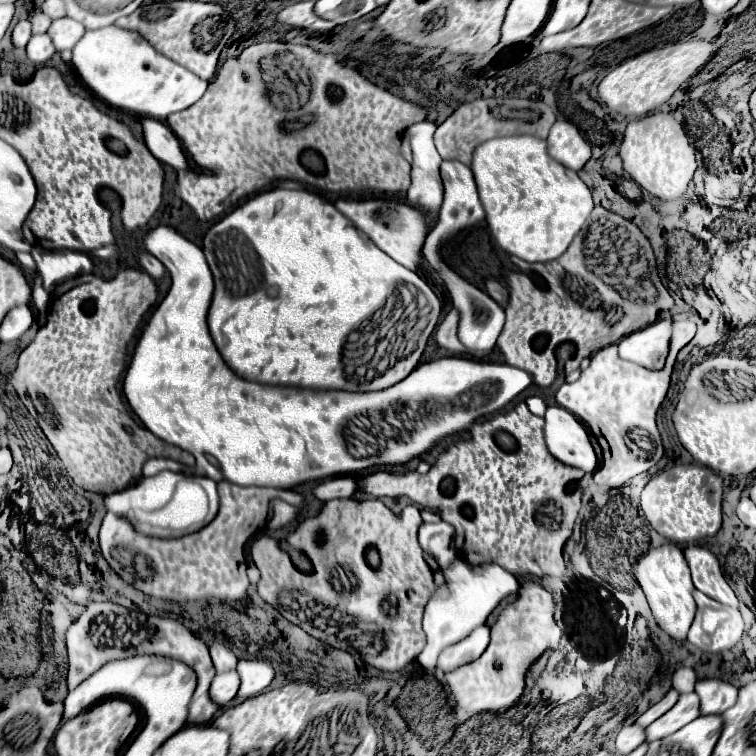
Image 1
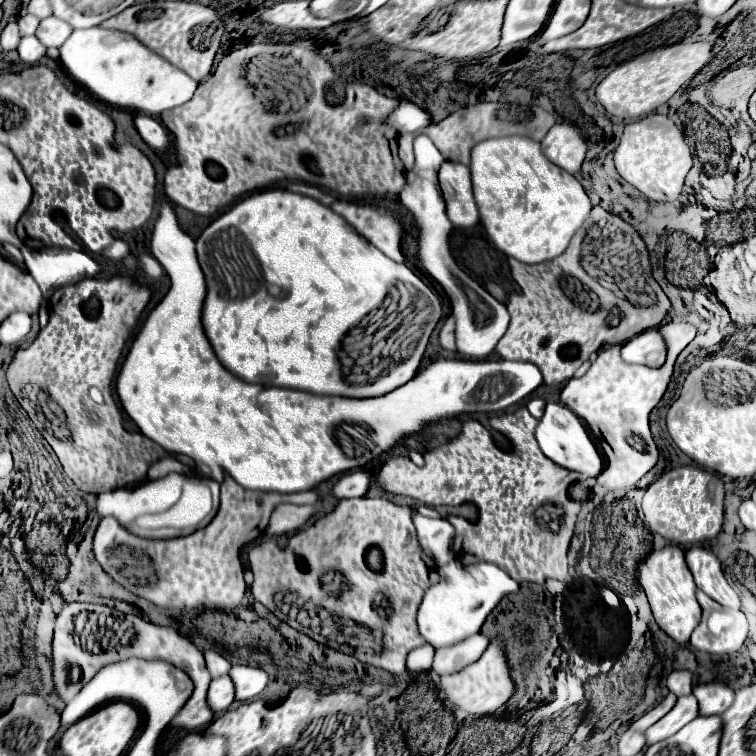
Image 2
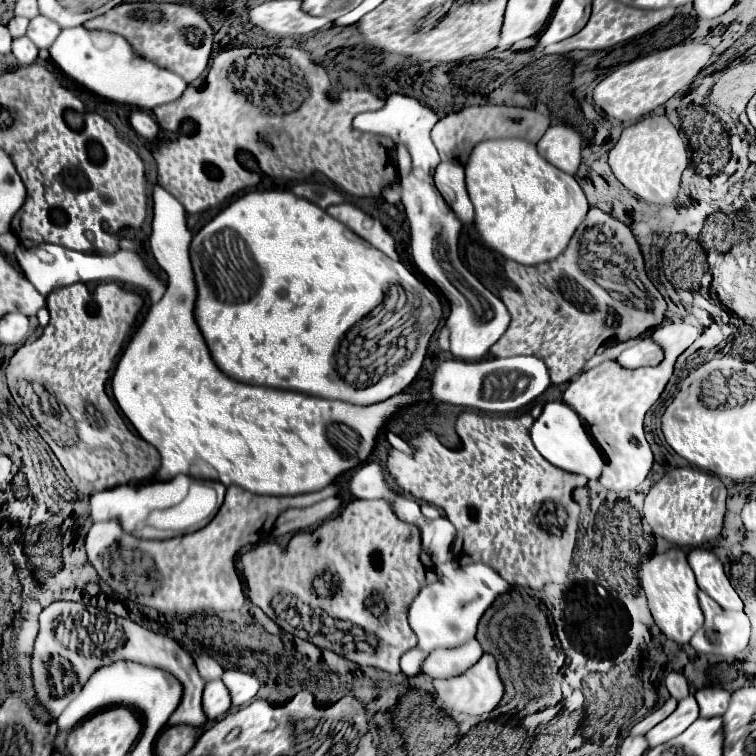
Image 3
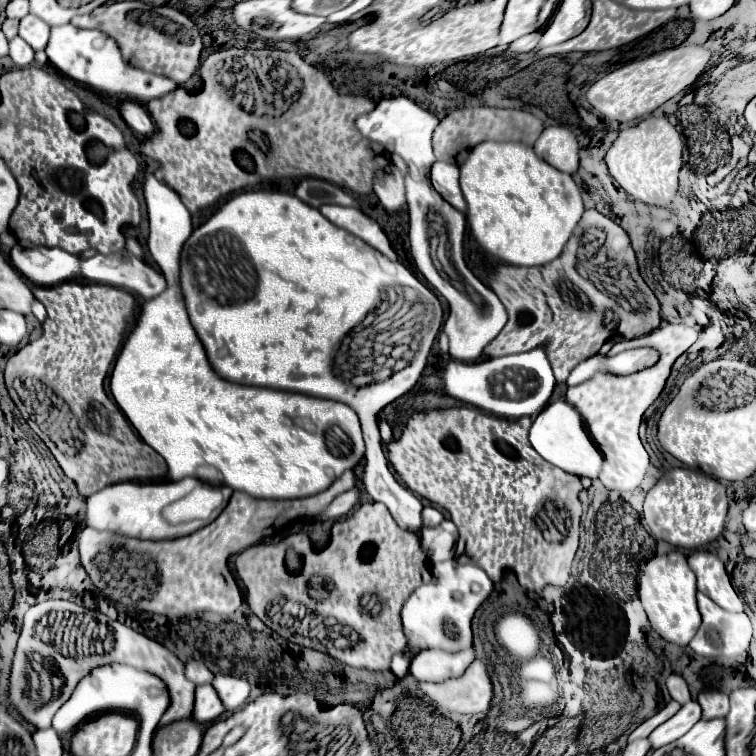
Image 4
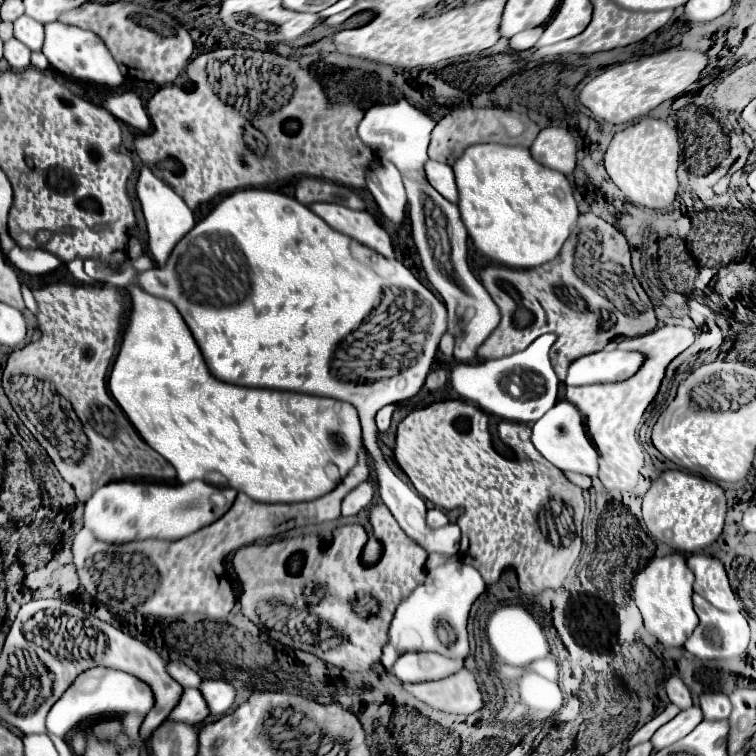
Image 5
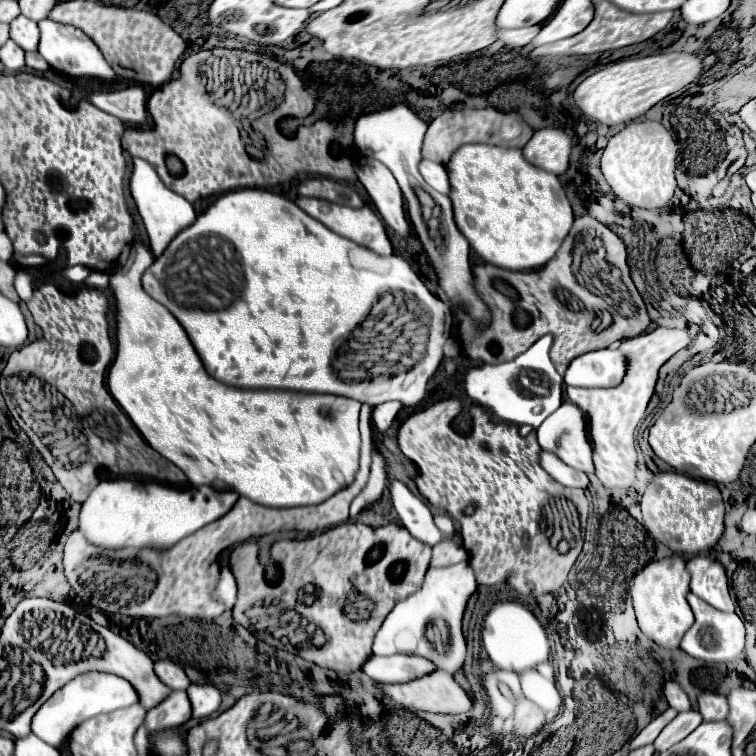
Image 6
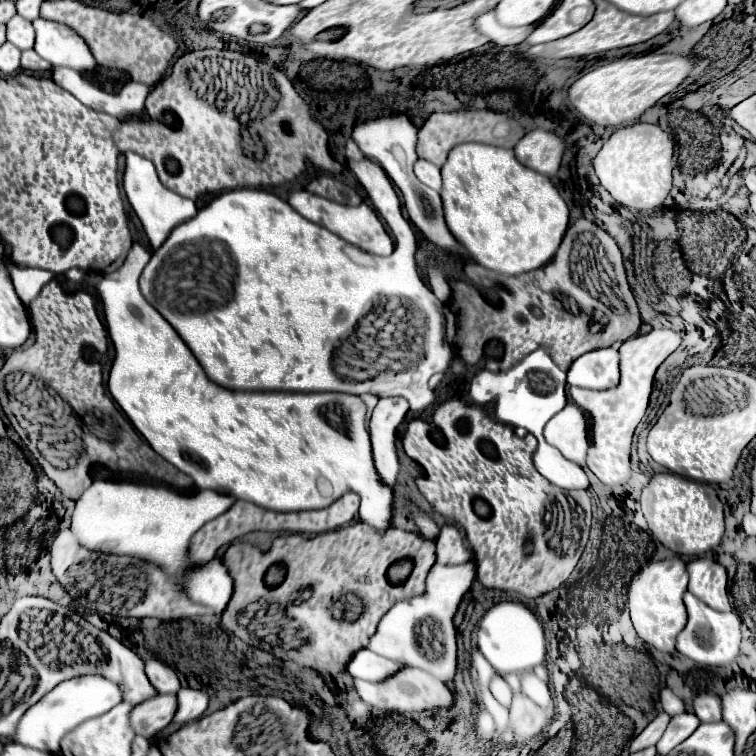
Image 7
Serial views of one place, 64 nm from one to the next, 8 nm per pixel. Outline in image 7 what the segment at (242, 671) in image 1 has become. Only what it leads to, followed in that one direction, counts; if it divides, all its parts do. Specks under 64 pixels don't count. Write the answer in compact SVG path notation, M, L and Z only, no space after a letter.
M182 688L178 692L178 712L174 716L176 724L188 724L192 720L198 720L210 704L210 696L202 690L194 688Z

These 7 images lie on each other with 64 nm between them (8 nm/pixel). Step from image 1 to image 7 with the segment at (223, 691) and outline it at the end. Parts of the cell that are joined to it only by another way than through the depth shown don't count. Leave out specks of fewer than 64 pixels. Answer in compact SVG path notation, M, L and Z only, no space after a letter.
M160 694L138 704L130 722L136 734L152 738L172 722L172 716L176 716L176 694Z

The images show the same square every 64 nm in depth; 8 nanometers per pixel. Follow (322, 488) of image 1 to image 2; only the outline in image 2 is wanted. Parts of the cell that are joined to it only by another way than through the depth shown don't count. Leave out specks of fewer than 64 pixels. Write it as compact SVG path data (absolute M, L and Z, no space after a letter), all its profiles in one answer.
M356 470L354 474L346 473L330 488L330 494L336 498L360 498L368 492L372 474L368 470Z

